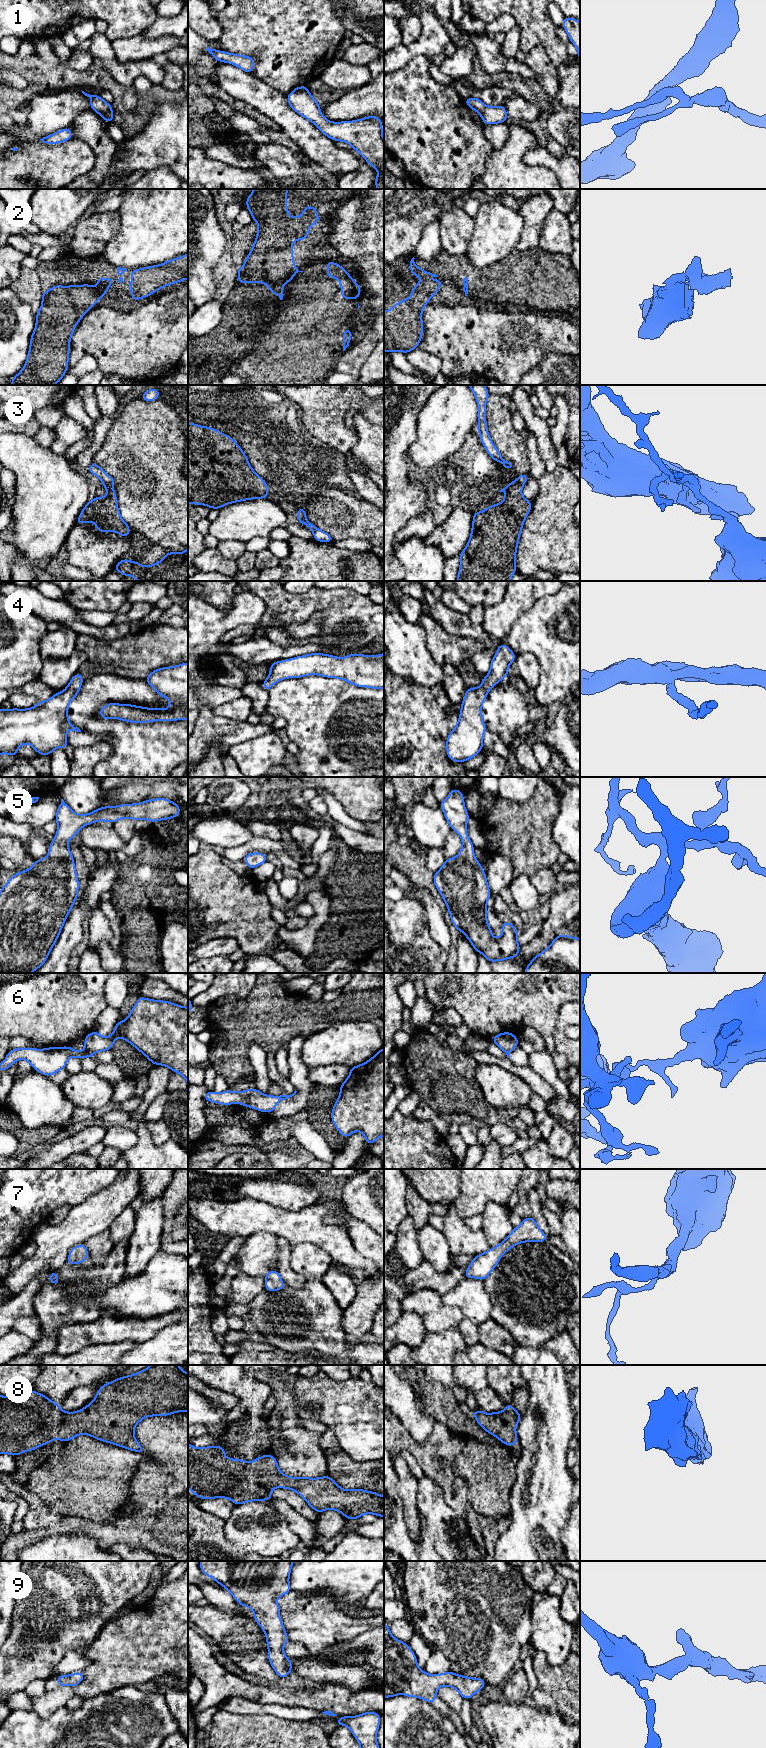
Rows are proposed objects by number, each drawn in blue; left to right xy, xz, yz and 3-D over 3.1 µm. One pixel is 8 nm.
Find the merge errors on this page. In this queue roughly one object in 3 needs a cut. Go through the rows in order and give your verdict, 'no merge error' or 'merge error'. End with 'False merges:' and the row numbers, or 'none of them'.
1: merge error
2: merge error
3: merge error
4: no merge error
5: no merge error
6: merge error
7: no merge error
8: no merge error
9: no merge error
False merges: 1, 2, 3, 6

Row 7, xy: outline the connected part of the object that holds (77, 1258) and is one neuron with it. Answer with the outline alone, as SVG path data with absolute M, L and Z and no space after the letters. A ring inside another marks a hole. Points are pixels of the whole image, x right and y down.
M80 1244L78 1246L72 1247L70 1249L70 1253L67 1257L67 1264L80 1264L87 1260L88 1258L88 1250L84 1244Z

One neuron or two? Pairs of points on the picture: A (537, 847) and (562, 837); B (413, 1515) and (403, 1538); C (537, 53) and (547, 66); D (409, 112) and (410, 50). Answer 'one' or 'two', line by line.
A: two
B: two
C: one
D: two

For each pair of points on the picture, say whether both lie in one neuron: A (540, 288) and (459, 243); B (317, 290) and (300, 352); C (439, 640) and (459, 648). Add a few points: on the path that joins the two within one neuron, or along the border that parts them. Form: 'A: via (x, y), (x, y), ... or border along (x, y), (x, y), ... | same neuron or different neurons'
A: border along (446, 251), (452, 255), (464, 255) | different neurons
B: via (317, 305), (317, 312), (313, 323), (302, 337) | same neuron
C: via (444, 645), (447, 648), (454, 648) | same neuron

